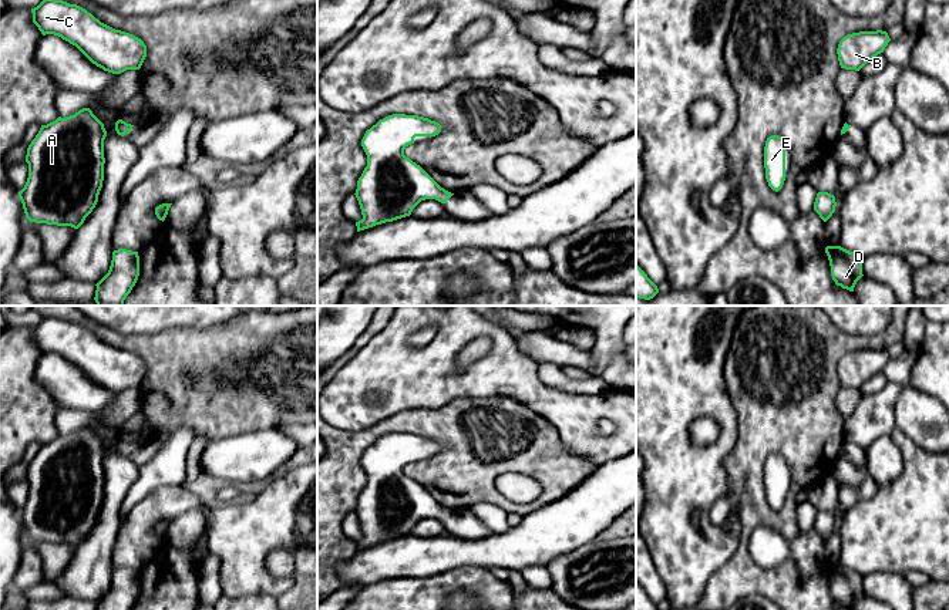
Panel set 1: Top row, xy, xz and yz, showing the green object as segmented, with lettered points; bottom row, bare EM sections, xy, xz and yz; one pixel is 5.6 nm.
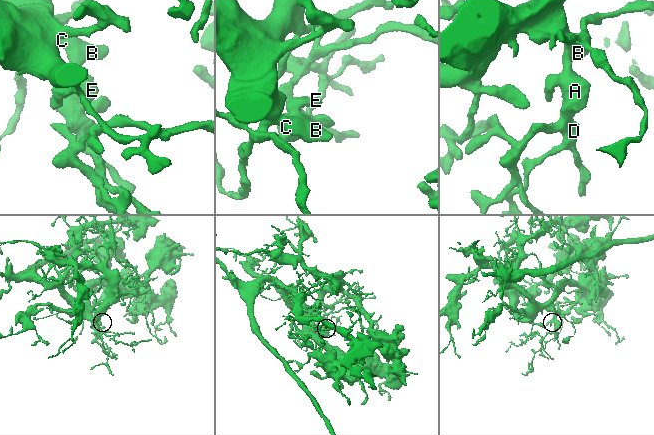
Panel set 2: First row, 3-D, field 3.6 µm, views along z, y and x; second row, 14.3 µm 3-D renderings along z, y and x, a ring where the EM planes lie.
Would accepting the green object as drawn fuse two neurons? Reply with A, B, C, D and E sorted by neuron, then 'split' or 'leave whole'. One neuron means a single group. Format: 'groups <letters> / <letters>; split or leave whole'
groups A B C D E; leave whole

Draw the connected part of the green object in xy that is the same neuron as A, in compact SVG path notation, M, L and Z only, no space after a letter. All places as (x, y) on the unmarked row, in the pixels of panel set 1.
M90 427L41 444L27 466L28 496L18 510L30 540L78 547L98 520L104 499L104 442Z

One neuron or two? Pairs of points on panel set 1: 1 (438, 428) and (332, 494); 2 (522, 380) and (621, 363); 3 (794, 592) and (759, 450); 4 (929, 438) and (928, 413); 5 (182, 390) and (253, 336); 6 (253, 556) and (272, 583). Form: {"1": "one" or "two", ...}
{"1": "one", "2": "two", "3": "one", "4": "one", "5": "one", "6": "one"}

